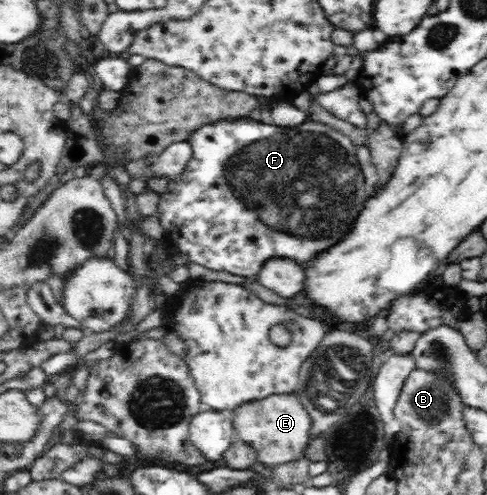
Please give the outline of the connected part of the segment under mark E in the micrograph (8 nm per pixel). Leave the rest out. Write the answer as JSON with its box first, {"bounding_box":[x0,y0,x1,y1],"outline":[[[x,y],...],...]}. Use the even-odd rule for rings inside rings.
{"bounding_box":[232,393,312,470],"outline":[[[293,393],[272,394],[270,397],[257,401],[244,402],[232,410],[232,414],[232,422],[240,440],[256,448],[257,463],[262,462],[259,467],[264,470],[302,458],[302,452],[309,445],[310,436],[308,434],[312,421],[308,410]]]}

